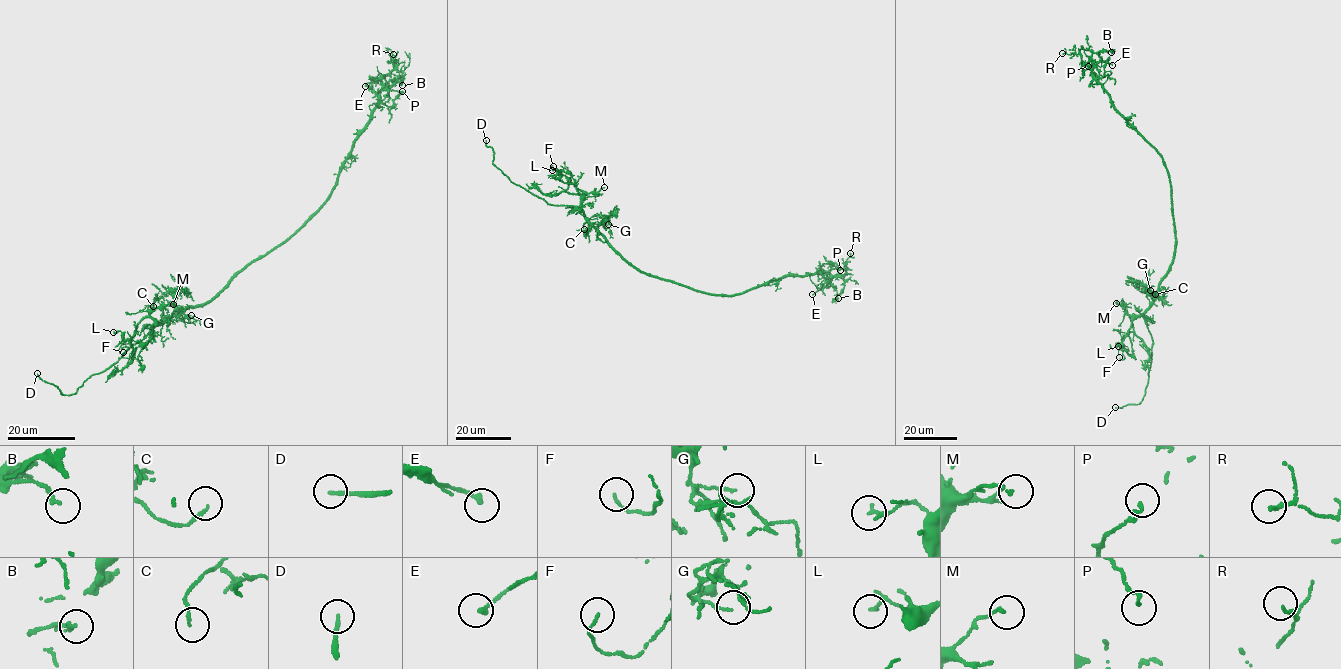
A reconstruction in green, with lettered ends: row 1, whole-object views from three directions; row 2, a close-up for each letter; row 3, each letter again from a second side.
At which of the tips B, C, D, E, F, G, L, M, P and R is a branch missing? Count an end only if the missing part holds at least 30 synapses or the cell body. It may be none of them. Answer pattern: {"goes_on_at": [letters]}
{"goes_on_at": ["D"]}

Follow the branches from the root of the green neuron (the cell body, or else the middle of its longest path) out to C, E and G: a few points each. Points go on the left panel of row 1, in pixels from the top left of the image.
C: (241, 271), (218, 296), (177, 314), (173, 312), (174, 299), (169, 293), (159, 291), (153, 306)
E: (241, 271), (294, 235), (330, 198), (379, 95), (388, 88), (382, 76), (365, 86)
G: (241, 271), (218, 296), (177, 314), (173, 312), (180, 309), (191, 315)

